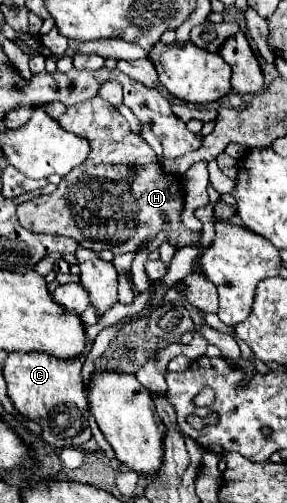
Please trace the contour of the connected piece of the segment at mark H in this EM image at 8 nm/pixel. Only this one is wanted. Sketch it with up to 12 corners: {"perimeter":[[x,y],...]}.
{"perimeter":[[111,103],[57,121],[91,153],[51,195],[19,203],[33,233],[137,251],[183,247],[175,175]]}

